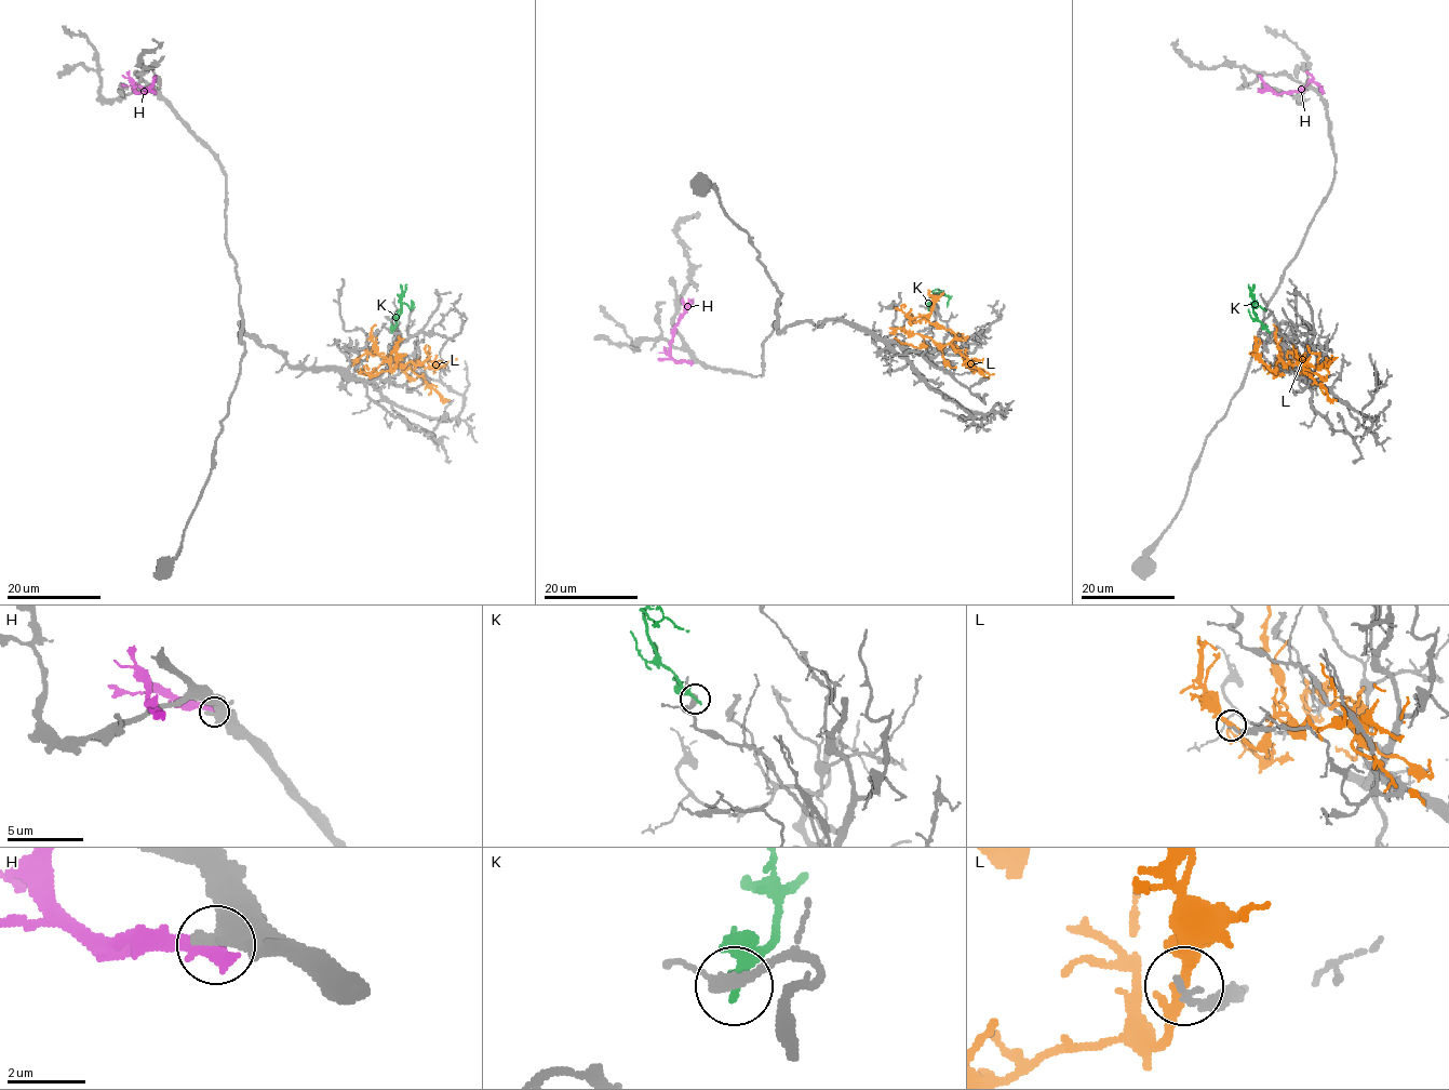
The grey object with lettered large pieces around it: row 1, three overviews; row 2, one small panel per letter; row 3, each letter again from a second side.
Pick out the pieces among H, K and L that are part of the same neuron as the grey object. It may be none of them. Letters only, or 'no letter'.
no letter

